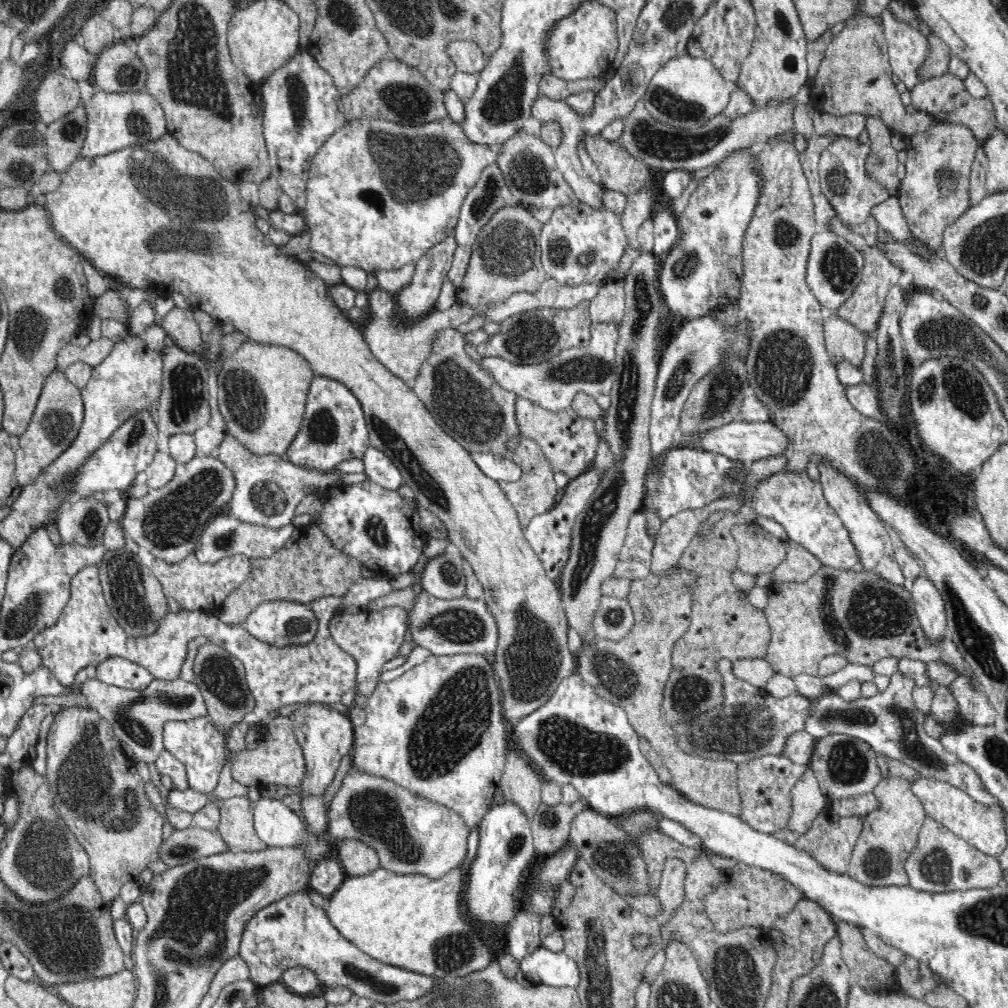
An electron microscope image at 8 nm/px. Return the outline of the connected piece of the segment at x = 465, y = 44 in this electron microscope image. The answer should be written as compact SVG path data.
M454 40L448 42L446 53L458 71L479 76L486 66L484 64L484 52L474 41Z

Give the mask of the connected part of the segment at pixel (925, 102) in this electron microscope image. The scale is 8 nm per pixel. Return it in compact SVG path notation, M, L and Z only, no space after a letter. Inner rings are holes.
M950 72L918 82L911 91L911 98L911 104L917 110L916 115L928 112L938 121L964 125L974 133L980 145L983 145L996 130L995 110L991 98L974 98L966 90L963 80Z

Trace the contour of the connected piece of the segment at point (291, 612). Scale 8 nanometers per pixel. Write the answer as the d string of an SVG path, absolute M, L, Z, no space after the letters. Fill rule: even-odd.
M275 600L259 604L246 618L244 627L252 636L276 647L308 644L318 632L316 613L308 605L290 600Z

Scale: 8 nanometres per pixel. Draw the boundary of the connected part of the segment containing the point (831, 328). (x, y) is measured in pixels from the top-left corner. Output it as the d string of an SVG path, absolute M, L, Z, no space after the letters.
M834 312L828 316L823 325L825 345L832 360L837 363L846 359L857 368L862 368L861 362L866 346L864 333Z

